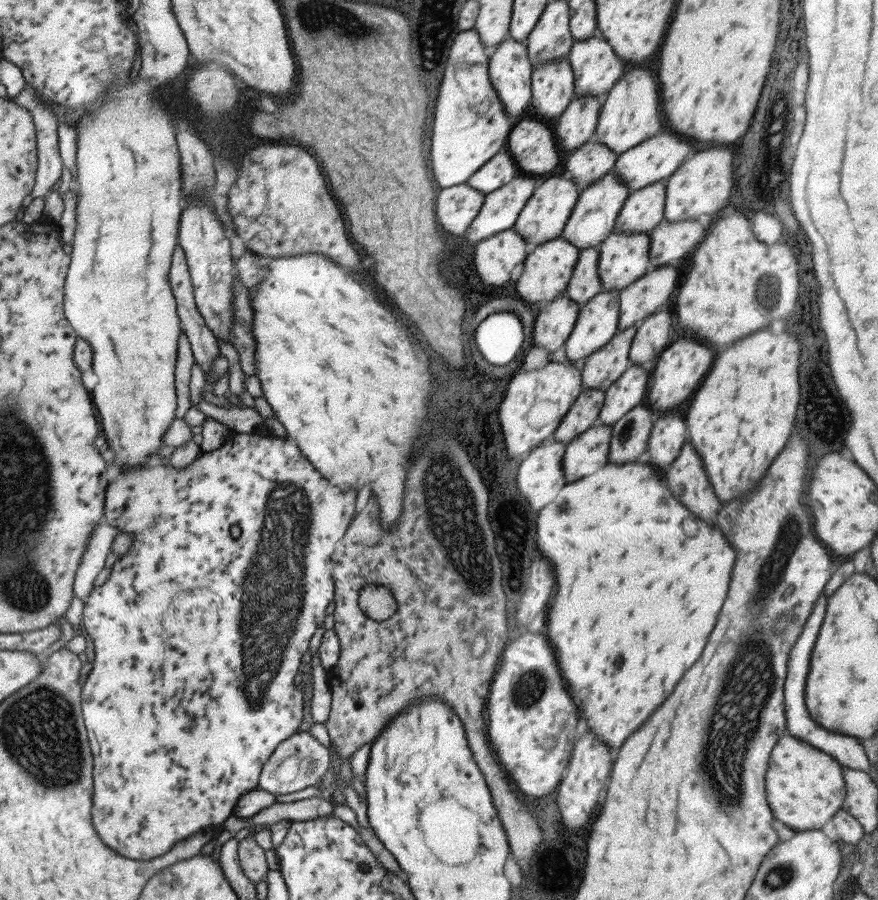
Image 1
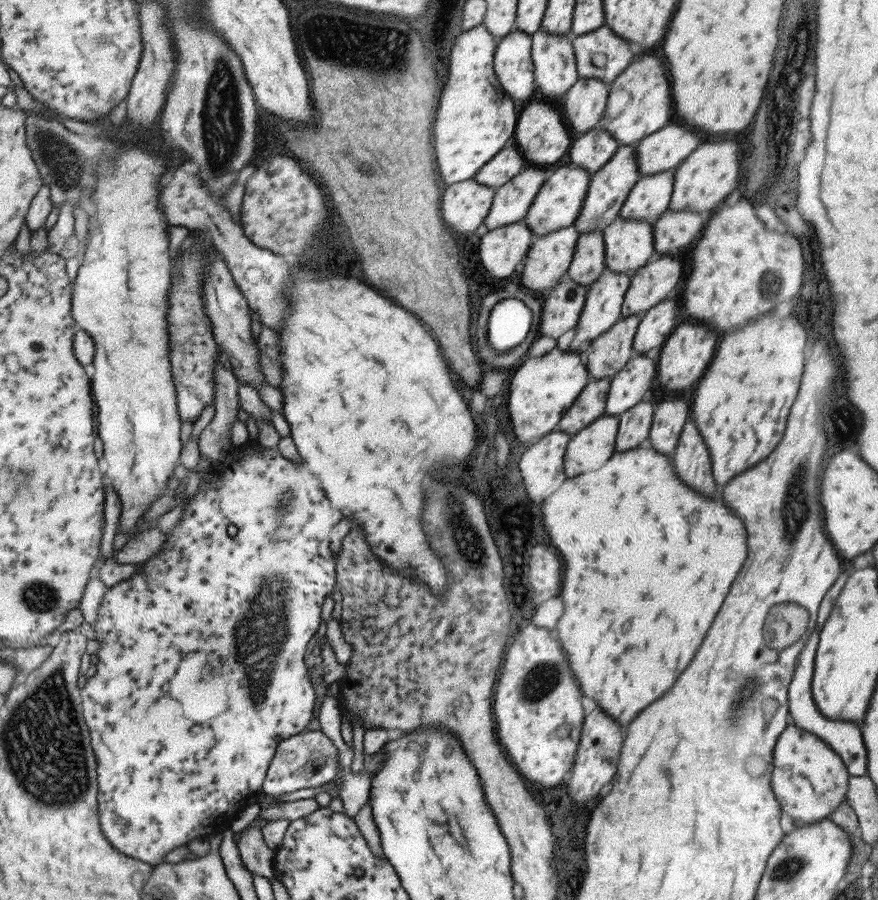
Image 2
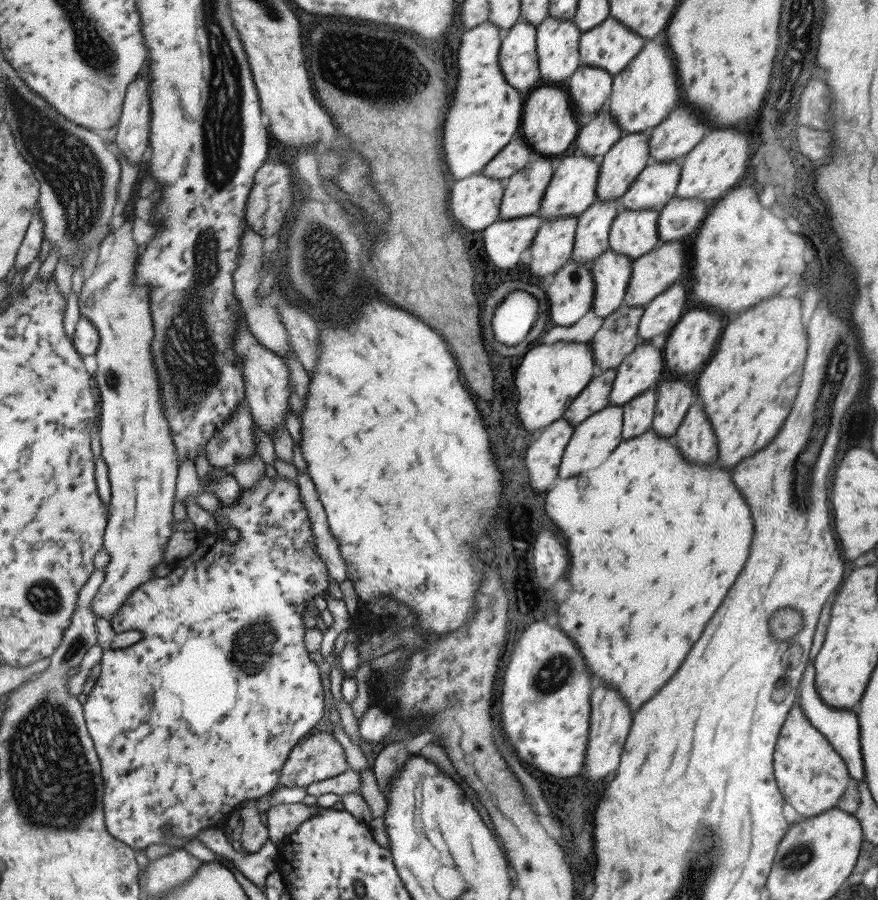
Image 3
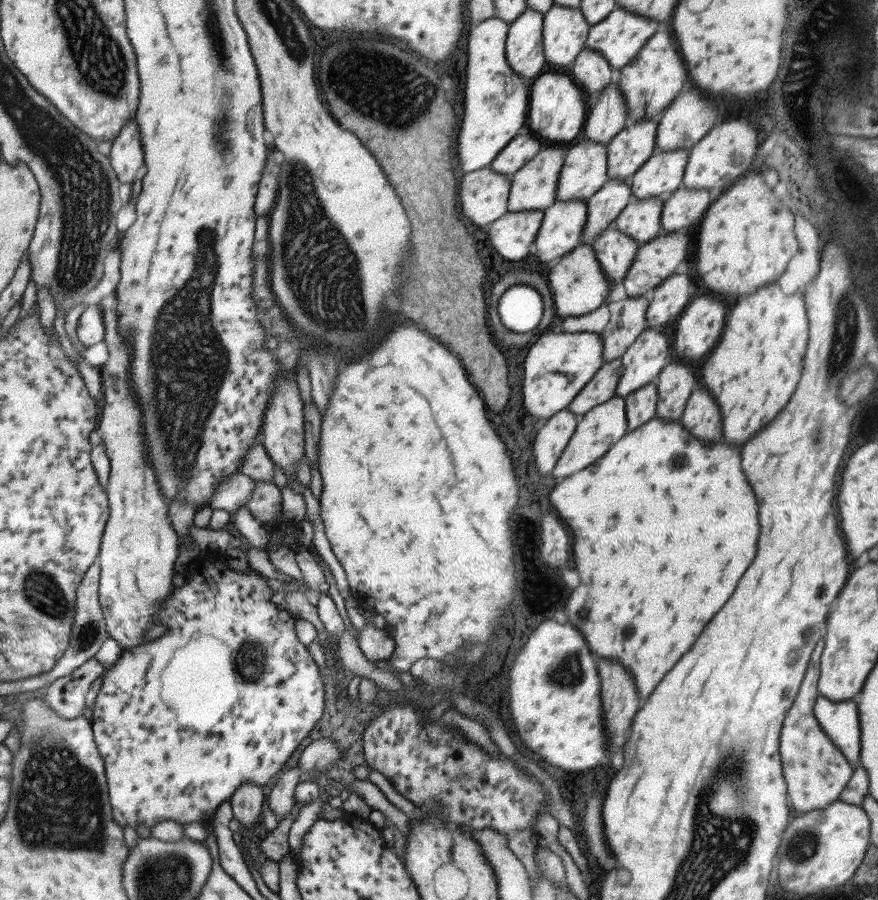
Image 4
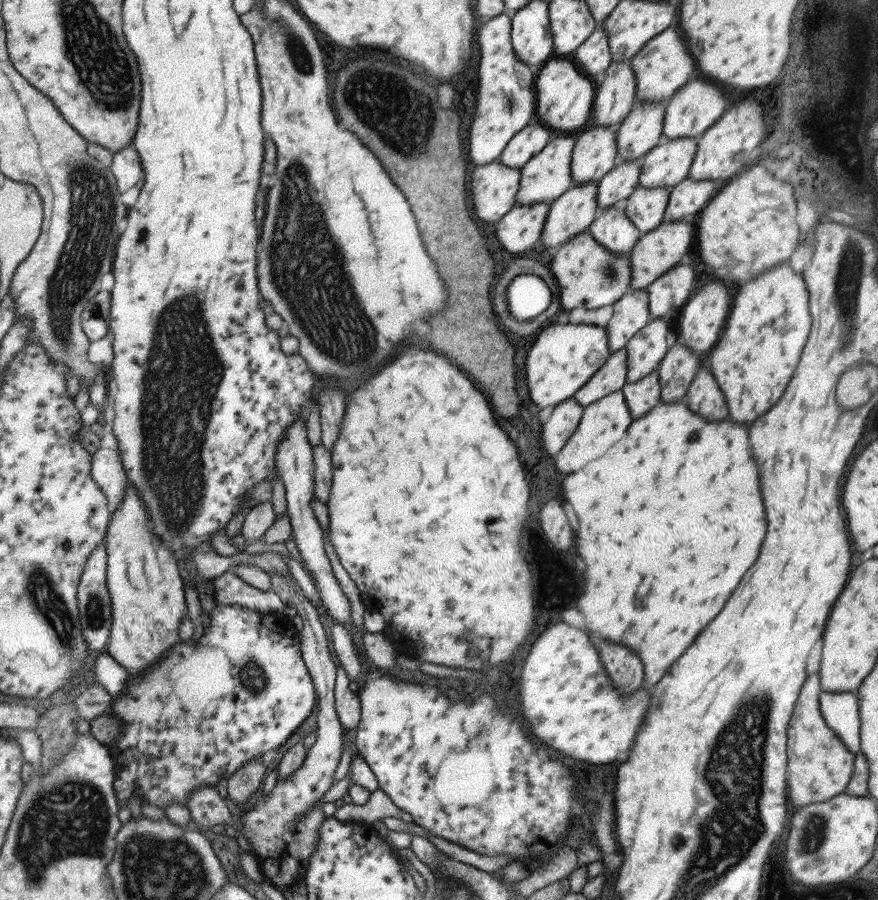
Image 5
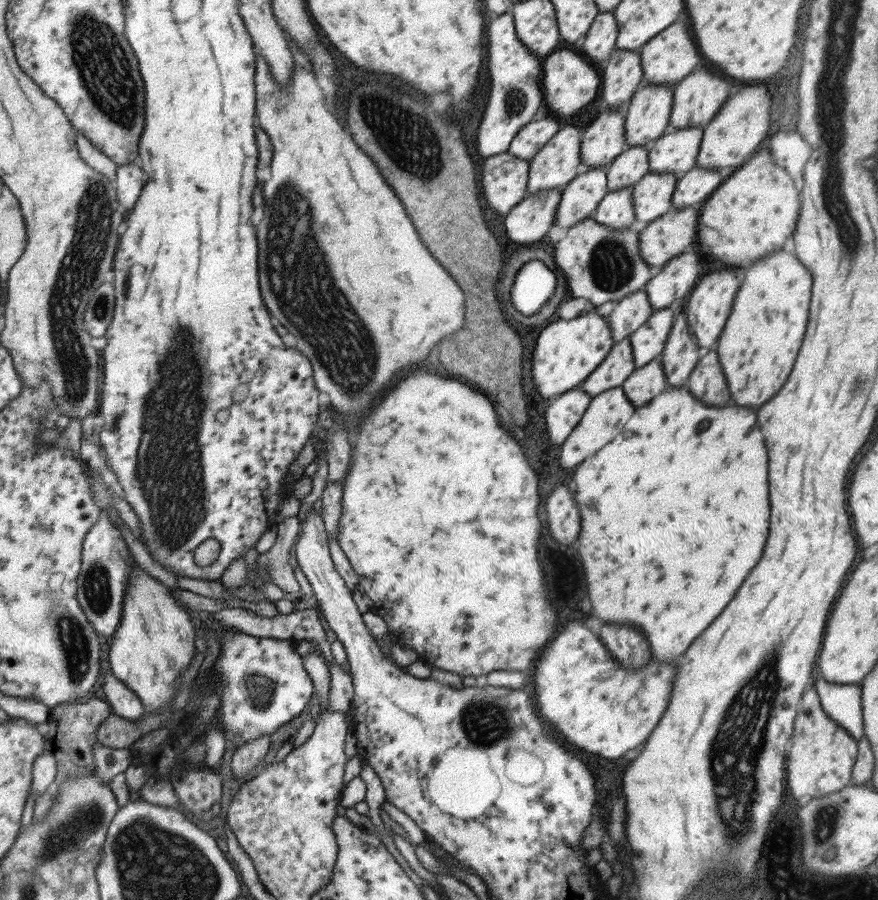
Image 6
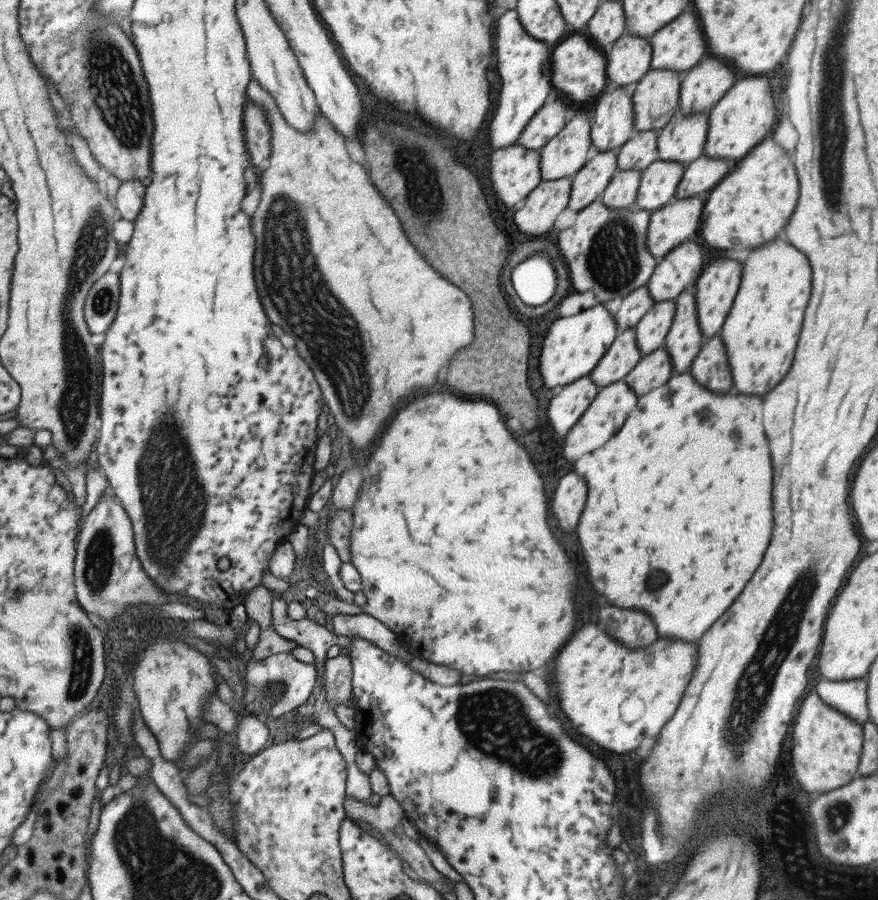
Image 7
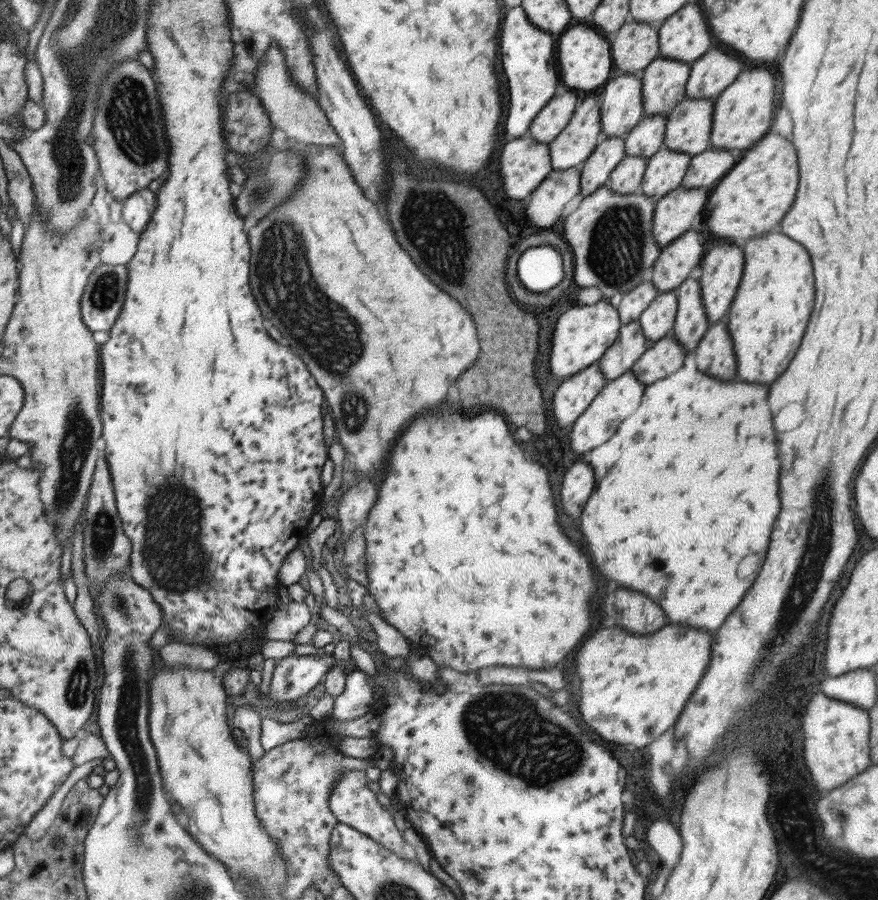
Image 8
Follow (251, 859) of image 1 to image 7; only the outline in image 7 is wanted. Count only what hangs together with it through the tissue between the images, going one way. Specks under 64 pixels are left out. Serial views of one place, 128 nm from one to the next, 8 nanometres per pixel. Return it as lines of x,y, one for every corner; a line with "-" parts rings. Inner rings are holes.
249,715
237,724
236,734
237,752
252,756
263,751
269,732
263,719

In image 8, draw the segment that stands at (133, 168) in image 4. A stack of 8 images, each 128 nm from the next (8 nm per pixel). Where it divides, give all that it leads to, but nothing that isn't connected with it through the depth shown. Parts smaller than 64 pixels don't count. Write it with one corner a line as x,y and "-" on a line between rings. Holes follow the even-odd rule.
149,188
136,190
121,201
121,220
128,224
132,232
139,235
153,212
154,193

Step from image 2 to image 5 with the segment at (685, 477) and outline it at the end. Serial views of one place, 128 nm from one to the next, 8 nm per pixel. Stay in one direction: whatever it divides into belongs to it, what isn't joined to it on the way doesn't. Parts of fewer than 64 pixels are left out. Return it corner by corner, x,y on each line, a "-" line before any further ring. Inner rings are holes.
699,368
683,398
686,407
705,420
723,420
727,408
719,387
707,368

